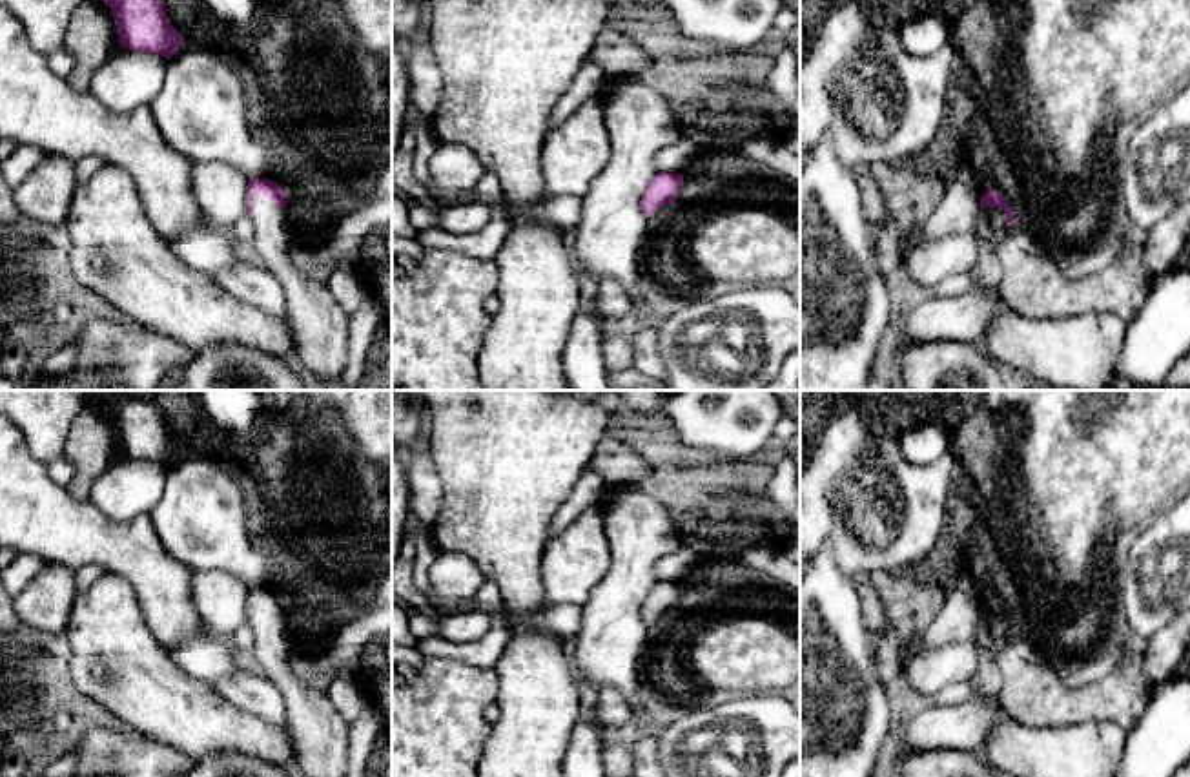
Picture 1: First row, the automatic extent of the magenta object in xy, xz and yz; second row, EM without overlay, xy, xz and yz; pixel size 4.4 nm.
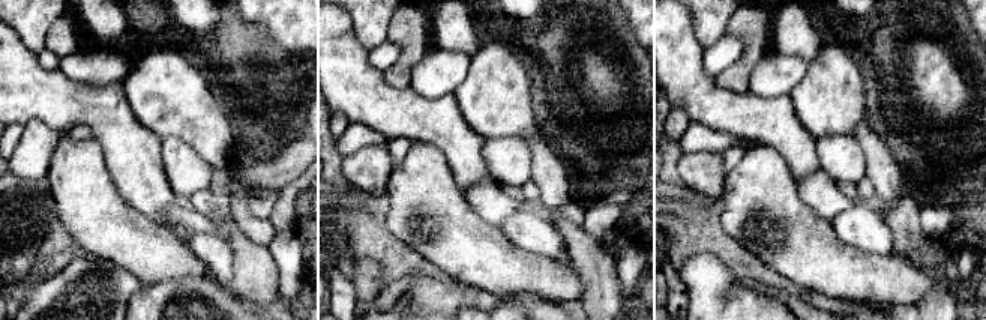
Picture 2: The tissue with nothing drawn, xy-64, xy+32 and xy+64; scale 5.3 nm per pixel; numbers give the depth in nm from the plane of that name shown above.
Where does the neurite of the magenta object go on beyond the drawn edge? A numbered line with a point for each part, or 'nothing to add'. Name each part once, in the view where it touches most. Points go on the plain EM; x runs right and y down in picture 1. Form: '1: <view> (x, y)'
1: xy (319, 735)

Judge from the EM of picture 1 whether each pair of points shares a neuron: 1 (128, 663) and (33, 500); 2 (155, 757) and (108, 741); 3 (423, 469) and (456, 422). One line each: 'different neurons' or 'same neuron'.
1: different neurons
2: same neuron
3: different neurons

